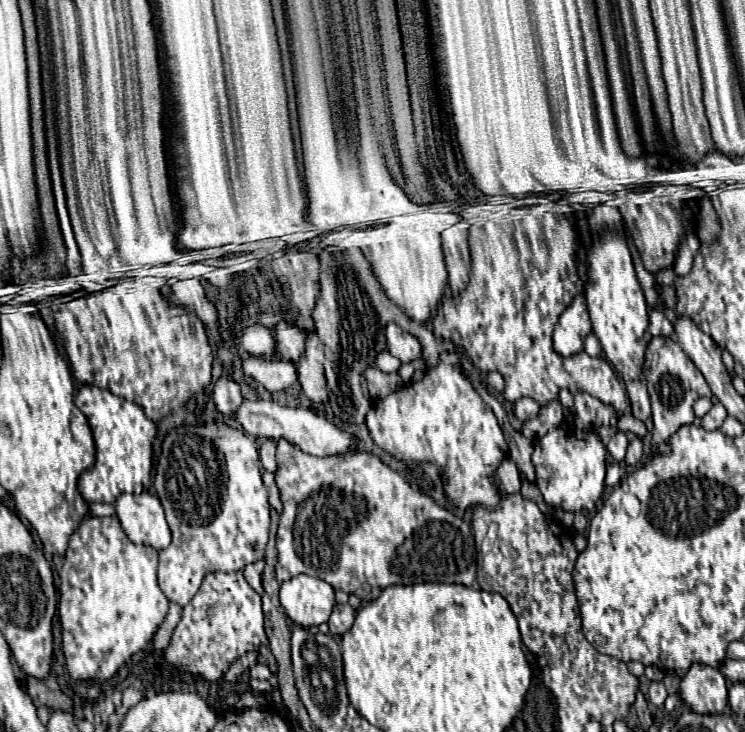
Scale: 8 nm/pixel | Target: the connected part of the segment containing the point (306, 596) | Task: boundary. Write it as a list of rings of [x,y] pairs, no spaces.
[[[299,574],[281,584],[279,600],[293,624],[311,628],[329,620],[335,606],[335,592],[323,580]]]

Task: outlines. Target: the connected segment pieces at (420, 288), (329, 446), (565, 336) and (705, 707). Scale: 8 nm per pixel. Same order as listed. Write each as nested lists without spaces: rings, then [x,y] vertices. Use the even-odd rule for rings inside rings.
[[[427,205],[417,206],[417,212],[393,216],[393,220],[377,220],[369,226],[347,226],[342,230],[333,230],[323,238],[323,244],[335,244],[339,248],[359,246],[385,296],[395,302],[411,320],[425,324],[429,322],[431,312],[437,308],[447,288],[441,232],[461,218],[456,213],[434,213]]]
[[[245,398],[243,404],[233,412],[233,416],[245,428],[247,434],[257,438],[271,438],[271,440],[285,438],[303,452],[309,452],[313,456],[329,456],[333,452],[345,452],[345,448],[357,448],[357,442],[353,442],[349,434],[345,434],[343,430],[327,422],[323,416],[317,416],[307,408],[281,406],[273,400],[263,400],[263,398],[249,398],[249,400]]]
[[[579,294],[573,298],[569,308],[561,314],[557,328],[553,332],[553,348],[561,352],[561,356],[571,356],[583,350],[585,336],[591,332],[589,312],[585,304],[585,296]]]
[[[693,664],[681,682],[683,700],[699,714],[721,714],[727,706],[727,686],[719,670]]]

